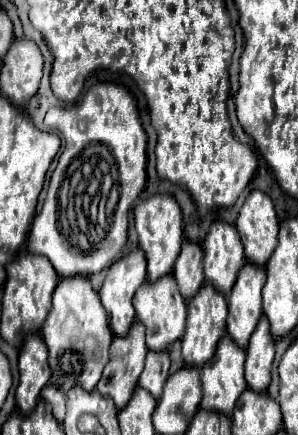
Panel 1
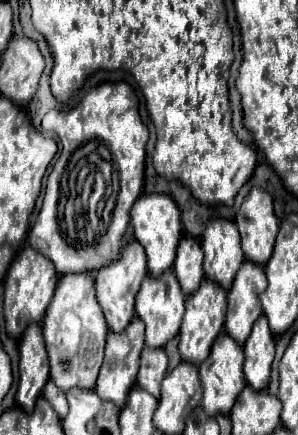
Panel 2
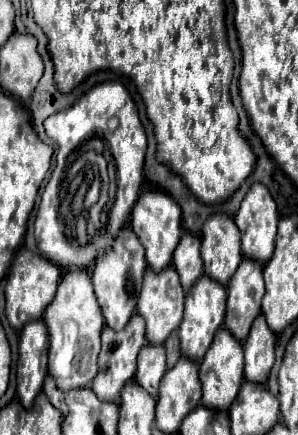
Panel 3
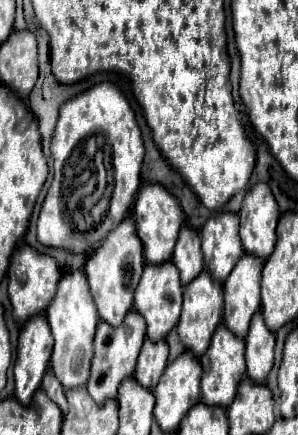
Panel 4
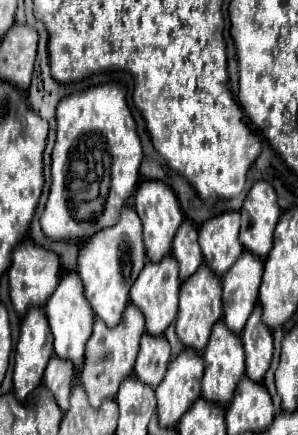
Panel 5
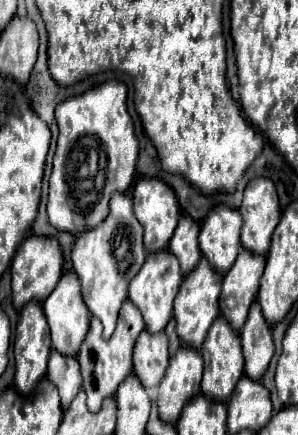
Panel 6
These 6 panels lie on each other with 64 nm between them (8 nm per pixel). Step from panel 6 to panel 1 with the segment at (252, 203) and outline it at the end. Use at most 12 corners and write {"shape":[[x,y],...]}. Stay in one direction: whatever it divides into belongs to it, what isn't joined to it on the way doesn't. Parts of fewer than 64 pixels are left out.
{"shape":[[252,190],[236,228],[246,260],[264,266],[278,244],[272,200]]}

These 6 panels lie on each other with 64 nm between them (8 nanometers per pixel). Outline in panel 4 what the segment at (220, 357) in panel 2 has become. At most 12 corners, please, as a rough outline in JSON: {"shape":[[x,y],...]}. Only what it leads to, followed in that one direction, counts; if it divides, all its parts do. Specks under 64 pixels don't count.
{"shape":[[216,328],[202,402],[228,408],[246,374],[244,340]]}

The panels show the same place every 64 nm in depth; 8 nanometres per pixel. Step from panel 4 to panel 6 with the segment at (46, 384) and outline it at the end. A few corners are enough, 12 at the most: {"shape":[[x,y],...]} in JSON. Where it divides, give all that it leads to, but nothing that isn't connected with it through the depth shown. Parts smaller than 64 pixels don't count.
{"shape":[[50,352],[46,378],[64,408],[82,388],[78,360]]}

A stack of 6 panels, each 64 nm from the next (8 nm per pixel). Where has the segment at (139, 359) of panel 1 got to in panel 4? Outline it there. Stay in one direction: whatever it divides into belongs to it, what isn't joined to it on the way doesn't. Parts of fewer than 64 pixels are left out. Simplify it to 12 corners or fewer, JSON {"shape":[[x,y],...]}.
{"shape":[[134,308],[120,328],[98,324],[86,382],[96,404],[134,374],[146,322]]}

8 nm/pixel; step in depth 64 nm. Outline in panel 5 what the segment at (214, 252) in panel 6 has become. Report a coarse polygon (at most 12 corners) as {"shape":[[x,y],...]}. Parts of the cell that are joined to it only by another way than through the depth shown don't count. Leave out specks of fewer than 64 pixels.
{"shape":[[240,212],[212,216],[200,228],[204,262],[224,276],[244,252]]}

